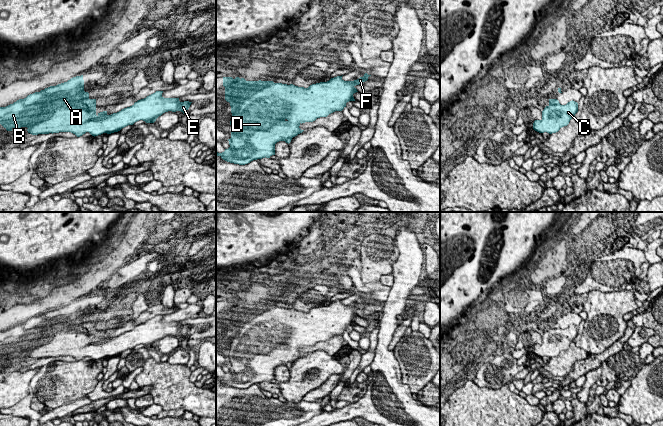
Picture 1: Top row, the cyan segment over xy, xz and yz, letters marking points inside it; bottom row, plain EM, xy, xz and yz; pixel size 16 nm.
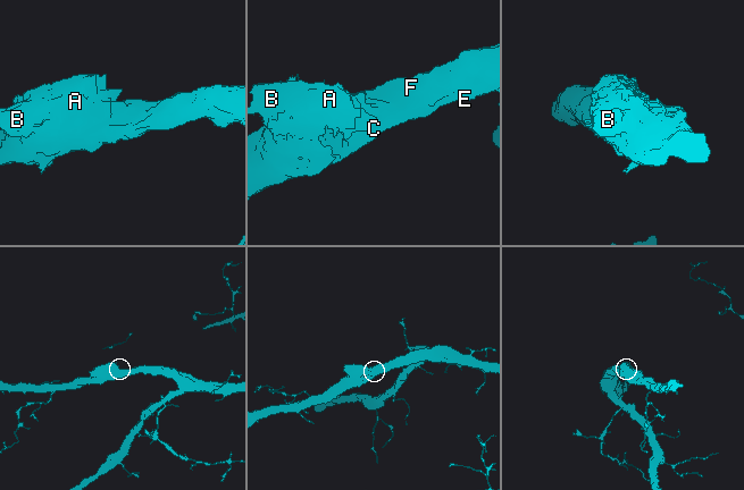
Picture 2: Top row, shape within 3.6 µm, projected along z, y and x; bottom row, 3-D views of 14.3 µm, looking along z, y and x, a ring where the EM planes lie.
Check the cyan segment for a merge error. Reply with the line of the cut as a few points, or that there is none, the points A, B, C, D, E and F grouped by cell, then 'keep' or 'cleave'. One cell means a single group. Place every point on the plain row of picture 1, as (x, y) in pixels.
no cut; A B C D E F; keep

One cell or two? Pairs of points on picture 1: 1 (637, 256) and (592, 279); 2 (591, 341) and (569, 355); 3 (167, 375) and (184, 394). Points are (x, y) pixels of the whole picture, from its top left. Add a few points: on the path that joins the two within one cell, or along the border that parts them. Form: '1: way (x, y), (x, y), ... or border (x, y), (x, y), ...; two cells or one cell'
1: way (626, 261), (611, 265), (603, 273); one cell
2: border (574, 342), (588, 353); two cells
3: way (170, 380), (179, 389); one cell

